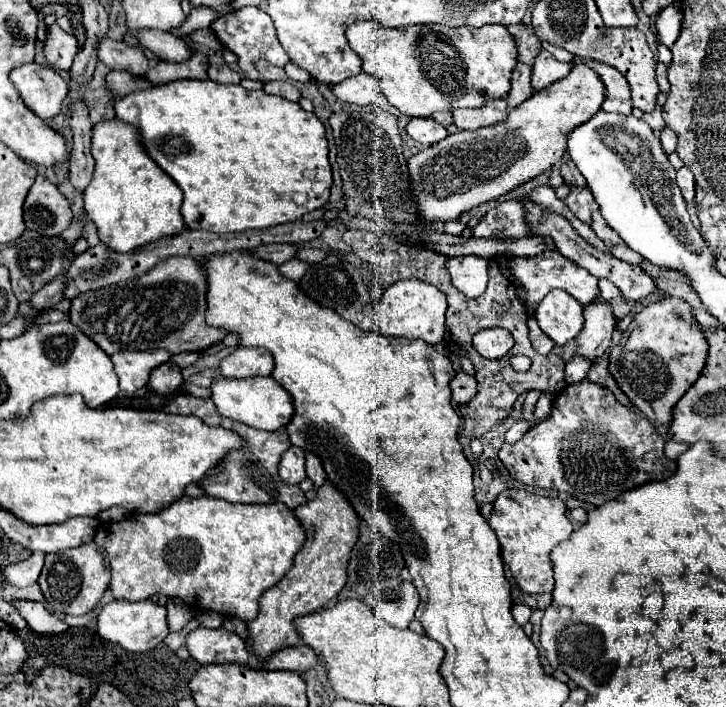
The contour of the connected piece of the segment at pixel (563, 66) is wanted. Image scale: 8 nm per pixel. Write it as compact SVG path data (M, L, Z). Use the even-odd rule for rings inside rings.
M540 50L540 54L536 56L536 60L532 64L534 92L540 92L548 84L566 78L570 74L570 70L572 70L572 62L558 62L550 52Z

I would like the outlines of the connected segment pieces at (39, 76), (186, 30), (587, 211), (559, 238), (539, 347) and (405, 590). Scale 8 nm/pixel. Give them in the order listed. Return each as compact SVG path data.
M36 62L24 64L10 72L10 80L22 102L38 114L38 118L46 120L60 112L68 84L52 66L42 66Z
M192 8L190 16L178 26L172 30L174 36L178 38L186 38L188 34L192 34L194 30L202 30L202 28L208 28L210 22L214 22L218 16L214 12L208 12L206 8Z
M570 186L570 188L572 188L570 196L564 200L566 206L568 206L582 222L590 224L590 214L592 214L592 210L598 210L598 204L594 202L594 198L592 198L590 190L586 190L586 186L584 186L584 188L580 188L580 186Z
M530 218L530 226L534 226L534 234L536 234L536 236L548 236L548 238L552 238L552 240L556 242L556 248L558 248L558 252L560 252L562 256L566 256L568 260L572 260L572 262L576 262L578 266L586 268L592 276L610 280L610 282L622 292L622 296L624 296L626 300L636 302L636 300L648 298L648 296L656 290L656 284L652 284L652 278L650 278L640 266L632 266L632 264L620 262L620 260L616 260L612 254L602 252L602 250L590 246L584 238L580 238L580 236L576 234L576 230L570 226L568 220L564 220L564 218L546 218L546 226L538 226L538 218Z
M534 316L528 320L528 328L530 328L530 342L532 342L532 348L534 348L538 354L548 354L548 352L554 348L554 342L538 328Z
M390 578L376 584L368 592L364 602L372 610L376 610L390 626L408 628L408 624L414 620L414 612L420 604L420 596L412 582Z

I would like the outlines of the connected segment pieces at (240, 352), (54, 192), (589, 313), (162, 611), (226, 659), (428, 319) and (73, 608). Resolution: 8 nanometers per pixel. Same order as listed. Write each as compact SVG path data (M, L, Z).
M236 348L220 362L224 378L250 378L270 376L274 370L274 358L266 348Z
M36 176L26 202L24 202L24 222L30 230L46 236L58 236L66 222L70 222L72 210L68 200L60 194L56 184L44 176Z
M596 298L594 302L584 306L584 318L584 328L576 338L580 344L576 354L594 360L602 356L612 342L612 332L616 326L612 304L602 298Z
M114 600L106 604L98 616L98 634L114 644L120 644L124 650L130 652L150 652L168 636L168 632L170 628L166 620L166 608L154 604L152 600Z
M196 628L186 636L186 646L200 664L248 664L250 658L244 640L226 628Z
M398 280L386 288L376 302L376 322L384 336L396 338L418 338L428 344L438 344L444 334L444 312L446 296L424 280Z
M90 542L86 546L48 554L38 584L52 612L82 616L88 614L104 596L110 584L110 564L106 562L106 556L100 552L100 548L94 542Z

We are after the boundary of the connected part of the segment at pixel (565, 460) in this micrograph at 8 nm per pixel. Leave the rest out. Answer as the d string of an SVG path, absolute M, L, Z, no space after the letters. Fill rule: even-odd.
M576 382L566 386L554 400L550 416L538 426L530 428L516 444L500 448L498 458L506 466L512 478L546 490L558 490L582 502L600 506L614 500L626 490L642 486L652 480L670 478L676 470L676 462L664 456L664 436L660 436L652 422L640 418L630 408L616 402L614 394L594 382Z

